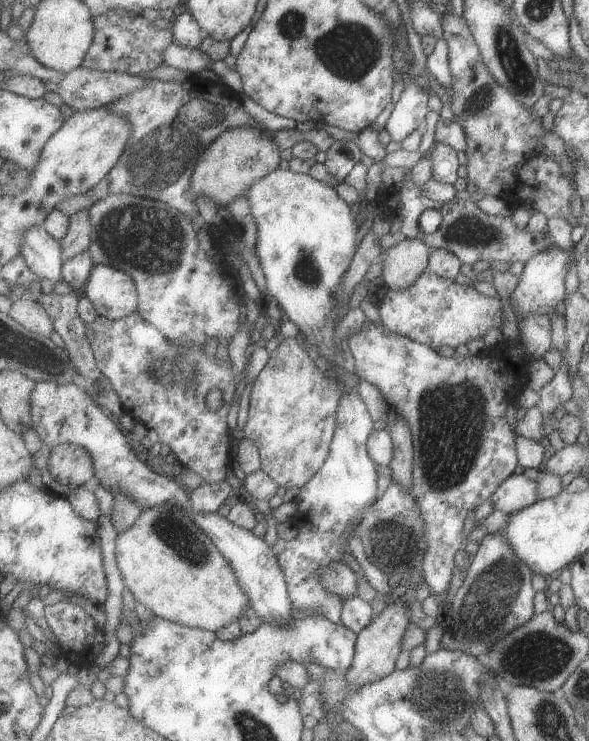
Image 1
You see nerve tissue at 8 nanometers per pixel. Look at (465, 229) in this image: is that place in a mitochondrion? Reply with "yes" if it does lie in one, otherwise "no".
yes

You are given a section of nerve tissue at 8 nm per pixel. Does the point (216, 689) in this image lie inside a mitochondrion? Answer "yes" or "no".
no

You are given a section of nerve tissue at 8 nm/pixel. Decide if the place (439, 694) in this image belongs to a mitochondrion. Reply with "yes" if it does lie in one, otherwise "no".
yes

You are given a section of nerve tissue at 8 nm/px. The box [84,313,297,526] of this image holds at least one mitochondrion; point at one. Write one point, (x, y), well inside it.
(166, 372)

